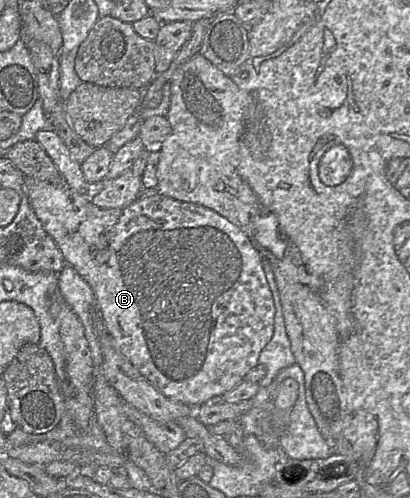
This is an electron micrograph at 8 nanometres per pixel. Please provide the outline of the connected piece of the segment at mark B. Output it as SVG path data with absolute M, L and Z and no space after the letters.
M25 178L25 188L32 209L62 252L66 263L71 265L94 291L98 302L98 314L104 321L116 349L164 396L194 408L217 401L239 385L246 374L259 364L259 355L274 333L275 304L264 271L263 259L249 237L236 225L209 208L178 201L159 193L152 196L140 195L124 208L102 209L93 204L91 195L74 191L64 181L62 184L53 185Z

